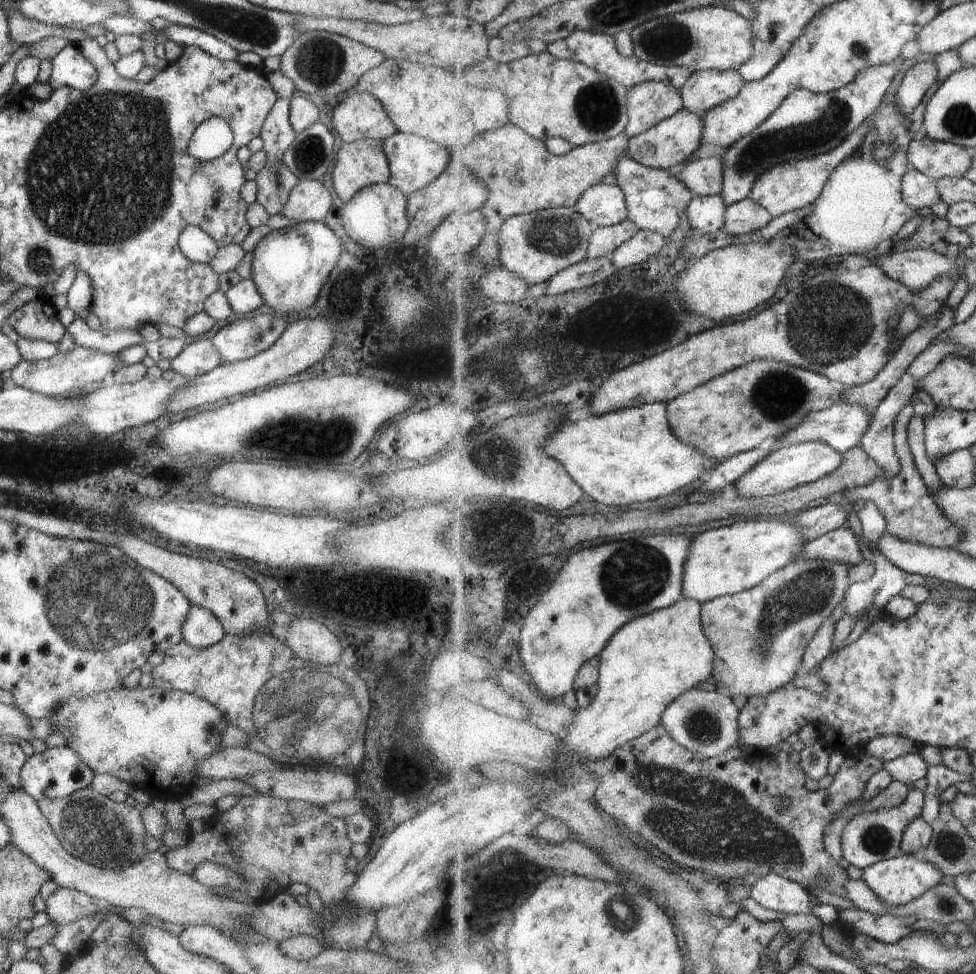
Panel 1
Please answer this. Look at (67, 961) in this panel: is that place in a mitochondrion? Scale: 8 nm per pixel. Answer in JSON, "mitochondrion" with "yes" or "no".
{"mitochondrion":"no"}

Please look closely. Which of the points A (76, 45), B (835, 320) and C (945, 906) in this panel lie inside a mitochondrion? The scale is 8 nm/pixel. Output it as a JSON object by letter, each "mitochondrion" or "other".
{"A":"other","B":"mitochondrion","C":"mitochondrion"}

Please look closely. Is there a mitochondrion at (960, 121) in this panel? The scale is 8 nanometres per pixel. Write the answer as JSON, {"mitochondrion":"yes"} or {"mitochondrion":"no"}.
{"mitochondrion":"yes"}

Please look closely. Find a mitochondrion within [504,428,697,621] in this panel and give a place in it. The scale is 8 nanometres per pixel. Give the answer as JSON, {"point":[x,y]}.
{"point":[633,574]}

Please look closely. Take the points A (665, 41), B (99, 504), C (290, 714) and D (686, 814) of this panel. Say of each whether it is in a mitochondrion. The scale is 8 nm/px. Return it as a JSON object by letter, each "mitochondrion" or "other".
{"A":"mitochondrion","B":"other","C":"mitochondrion","D":"mitochondrion"}

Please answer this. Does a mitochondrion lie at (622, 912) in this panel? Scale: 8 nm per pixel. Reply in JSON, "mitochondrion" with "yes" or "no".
{"mitochondrion":"yes"}

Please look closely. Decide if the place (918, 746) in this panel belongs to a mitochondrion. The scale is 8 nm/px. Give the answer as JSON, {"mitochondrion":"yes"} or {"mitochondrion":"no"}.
{"mitochondrion":"no"}

